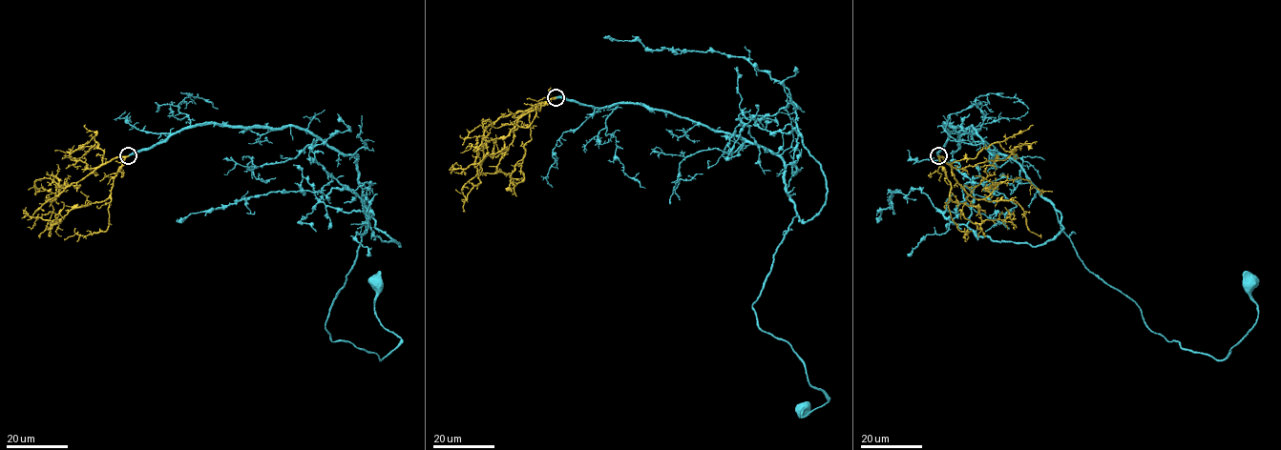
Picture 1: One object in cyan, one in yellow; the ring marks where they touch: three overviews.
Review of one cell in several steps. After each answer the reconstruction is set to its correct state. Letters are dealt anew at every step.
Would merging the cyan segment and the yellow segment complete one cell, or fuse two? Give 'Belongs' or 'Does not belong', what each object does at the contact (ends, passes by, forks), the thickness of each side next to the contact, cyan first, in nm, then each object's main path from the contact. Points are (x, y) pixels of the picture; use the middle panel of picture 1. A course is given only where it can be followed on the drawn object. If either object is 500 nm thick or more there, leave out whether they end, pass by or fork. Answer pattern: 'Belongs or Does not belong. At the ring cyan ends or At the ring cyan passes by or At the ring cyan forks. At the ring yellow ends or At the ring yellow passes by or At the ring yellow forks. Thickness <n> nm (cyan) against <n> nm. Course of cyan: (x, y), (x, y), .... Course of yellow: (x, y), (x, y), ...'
Belongs. At the ring cyan ends. At the ring yellow ends. Thickness 440 nm (cyan) against 400 nm. Course of cyan: (555, 97), (646, 105), (783, 160), (796, 215), (752, 309), (828, 398), (803, 408). Course of yellow: (555, 97), (499, 117), (485, 130), (485, 158), (479, 173), (461, 191), (465, 199), (465, 211)

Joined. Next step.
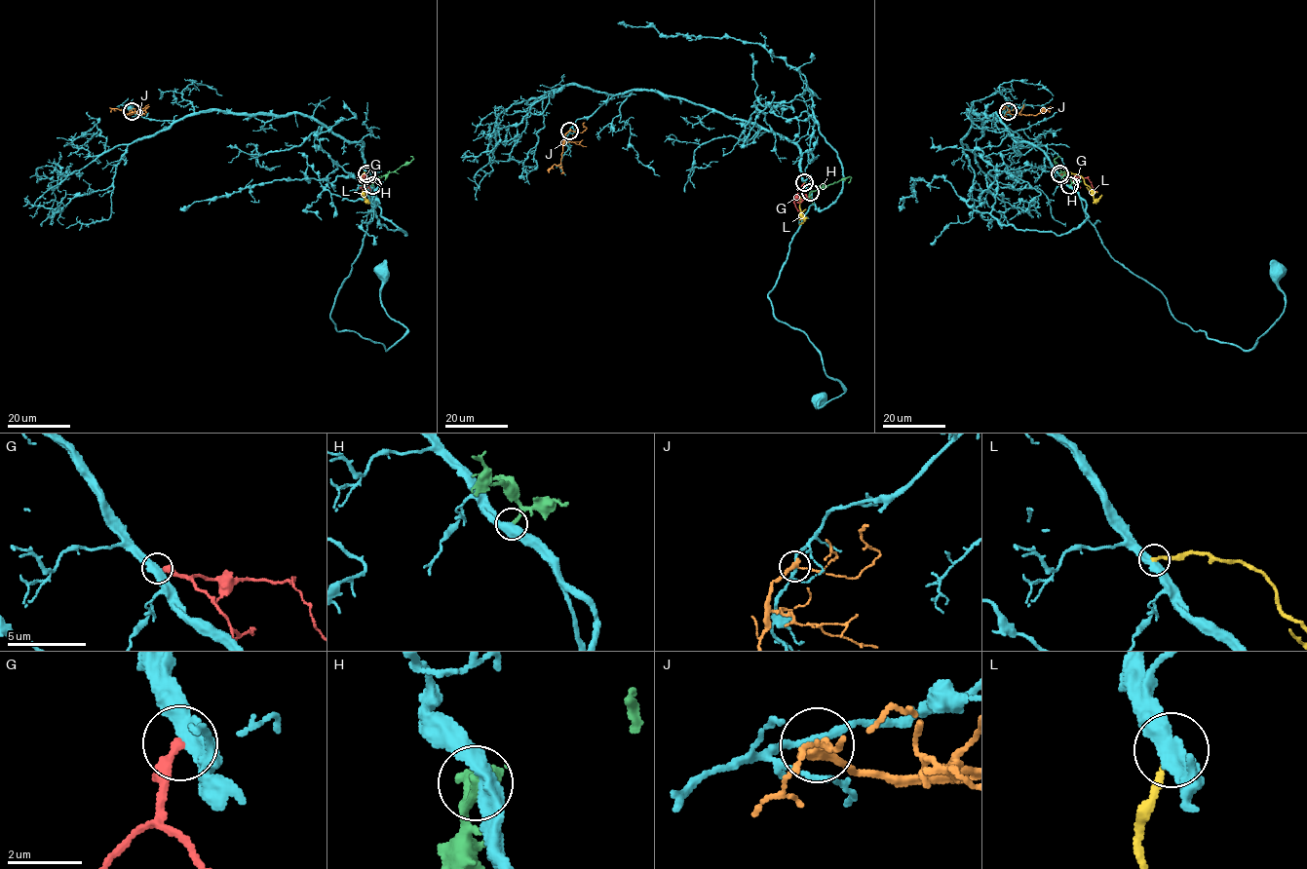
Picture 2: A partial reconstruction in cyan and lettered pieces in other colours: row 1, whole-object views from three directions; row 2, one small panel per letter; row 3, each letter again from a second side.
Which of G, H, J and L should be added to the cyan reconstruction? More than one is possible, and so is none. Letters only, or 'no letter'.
no letter

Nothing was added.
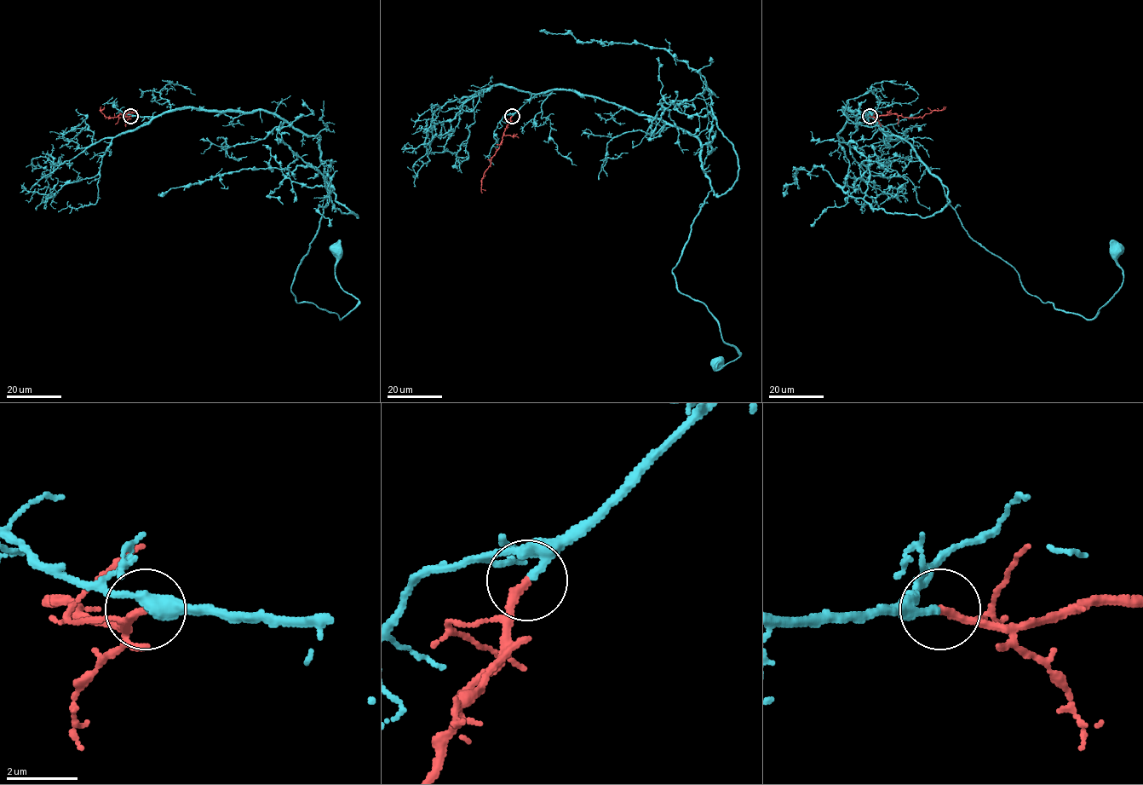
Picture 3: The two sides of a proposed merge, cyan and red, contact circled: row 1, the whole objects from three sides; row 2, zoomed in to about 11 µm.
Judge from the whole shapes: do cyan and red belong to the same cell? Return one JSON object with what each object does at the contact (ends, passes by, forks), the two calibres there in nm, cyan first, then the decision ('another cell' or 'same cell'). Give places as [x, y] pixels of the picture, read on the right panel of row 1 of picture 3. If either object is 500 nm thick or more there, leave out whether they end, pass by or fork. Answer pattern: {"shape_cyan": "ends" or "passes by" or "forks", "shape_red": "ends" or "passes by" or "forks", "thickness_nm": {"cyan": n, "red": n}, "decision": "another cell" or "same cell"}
{"shape_cyan": "passes by", "shape_red": "ends", "thickness_nm": {"cyan": 200, "red": 240}, "decision": "same cell"}

